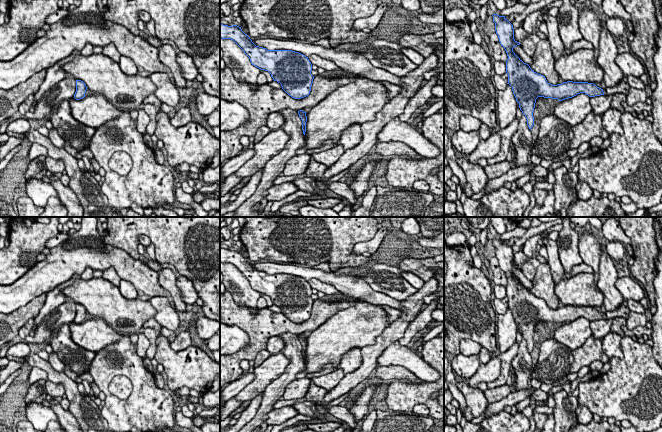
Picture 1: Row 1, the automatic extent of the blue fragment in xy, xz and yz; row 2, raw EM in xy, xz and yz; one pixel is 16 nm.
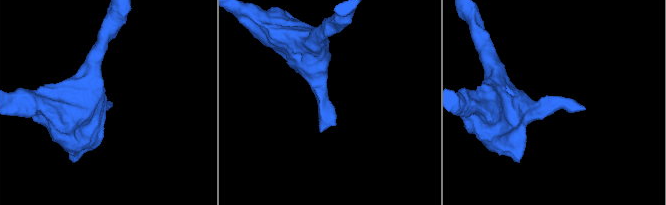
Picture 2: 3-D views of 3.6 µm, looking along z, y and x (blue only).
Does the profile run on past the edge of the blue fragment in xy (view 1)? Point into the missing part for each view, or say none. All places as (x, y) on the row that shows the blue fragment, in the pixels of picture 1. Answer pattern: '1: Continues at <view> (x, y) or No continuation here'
1: No continuation here

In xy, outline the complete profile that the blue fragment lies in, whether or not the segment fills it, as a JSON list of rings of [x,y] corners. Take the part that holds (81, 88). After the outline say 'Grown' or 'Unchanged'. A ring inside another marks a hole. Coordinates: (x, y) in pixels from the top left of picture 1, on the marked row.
[[[76,80],[76,92],[74,94],[74,98],[76,100],[80,100],[85,97],[85,93],[87,90],[87,86],[81,80]]]. Unchanged

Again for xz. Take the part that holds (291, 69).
[[[220,23],[220,38],[233,40],[249,57],[252,65],[268,71],[292,98],[301,99],[310,94],[314,76],[311,74],[312,64],[305,55],[291,50],[267,50],[256,46],[237,25]]]. Unchanged

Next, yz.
[[[493,14],[492,16],[499,42],[504,47],[508,56],[506,61],[507,84],[512,87],[513,94],[519,103],[520,110],[527,119],[527,125],[530,130],[534,125],[533,111],[538,97],[562,101],[580,93],[585,93],[589,97],[604,94],[614,95],[616,93],[622,93],[626,96],[629,94],[631,87],[625,76],[617,85],[604,89],[597,87],[594,83],[588,82],[567,81],[557,85],[548,83],[545,76],[536,73],[513,52],[513,48],[520,45],[514,39],[513,25],[505,16],[497,14]]]. Grown

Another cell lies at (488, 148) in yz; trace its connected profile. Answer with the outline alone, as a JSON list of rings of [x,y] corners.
[[[492,133],[488,139],[480,139],[477,148],[470,154],[469,161],[478,164],[481,158],[493,158],[501,149],[501,136],[498,133]]]

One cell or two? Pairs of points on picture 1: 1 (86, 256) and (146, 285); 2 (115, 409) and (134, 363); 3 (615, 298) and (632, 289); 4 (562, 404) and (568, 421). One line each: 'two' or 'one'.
1: one
2: one
3: two
4: one

